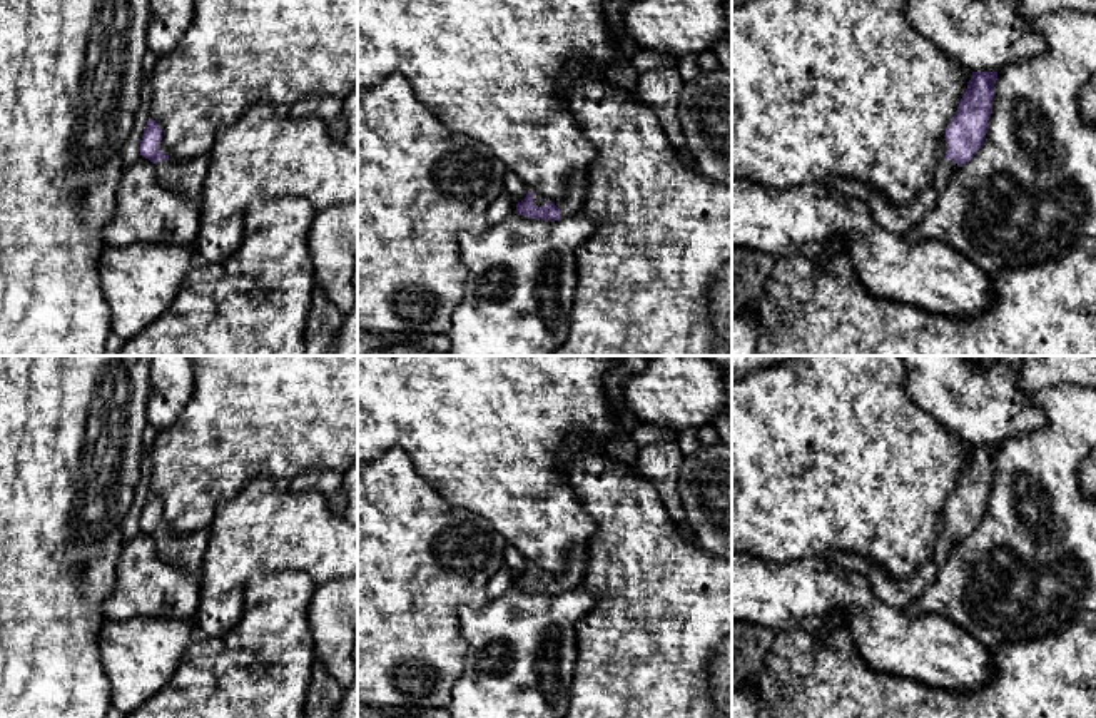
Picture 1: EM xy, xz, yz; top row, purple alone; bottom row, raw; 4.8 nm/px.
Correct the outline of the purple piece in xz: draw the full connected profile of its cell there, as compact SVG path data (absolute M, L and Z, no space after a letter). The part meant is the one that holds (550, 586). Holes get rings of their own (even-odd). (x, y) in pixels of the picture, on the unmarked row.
M575 548L566 564L560 573L546 573L543 569L528 566L526 571L516 578L516 586L523 591L541 593L541 594L560 594L581 588L583 569L586 564L586 549Z

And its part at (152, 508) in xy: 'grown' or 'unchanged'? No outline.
grown

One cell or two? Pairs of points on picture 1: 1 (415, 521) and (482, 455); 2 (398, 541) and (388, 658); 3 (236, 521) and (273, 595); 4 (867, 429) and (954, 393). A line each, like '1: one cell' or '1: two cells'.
1: two cells
2: one cell
3: two cells
4: two cells

